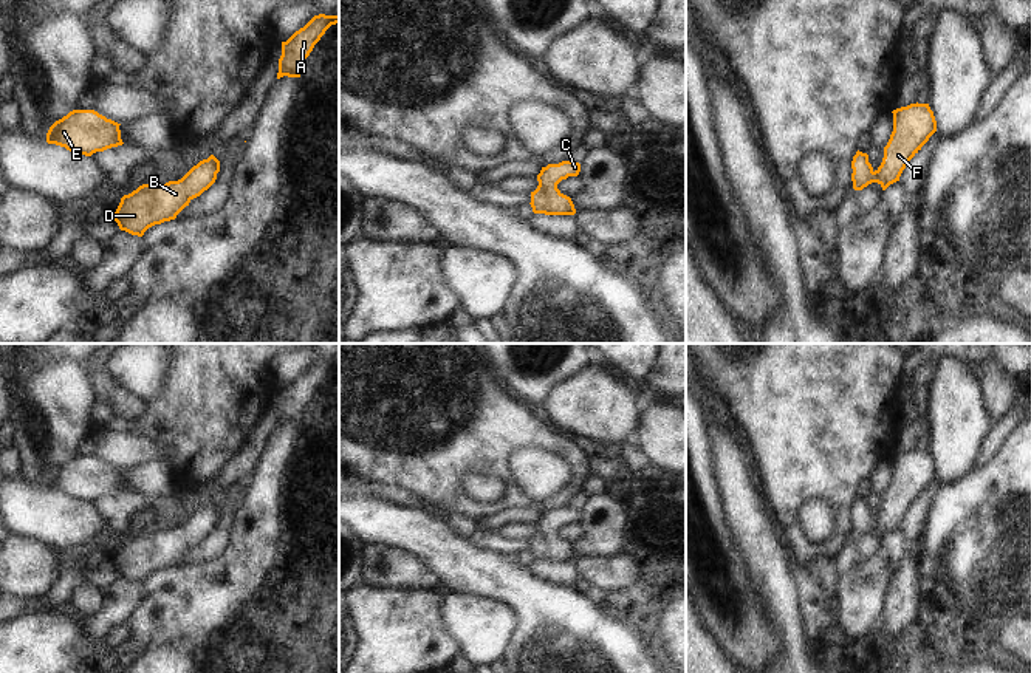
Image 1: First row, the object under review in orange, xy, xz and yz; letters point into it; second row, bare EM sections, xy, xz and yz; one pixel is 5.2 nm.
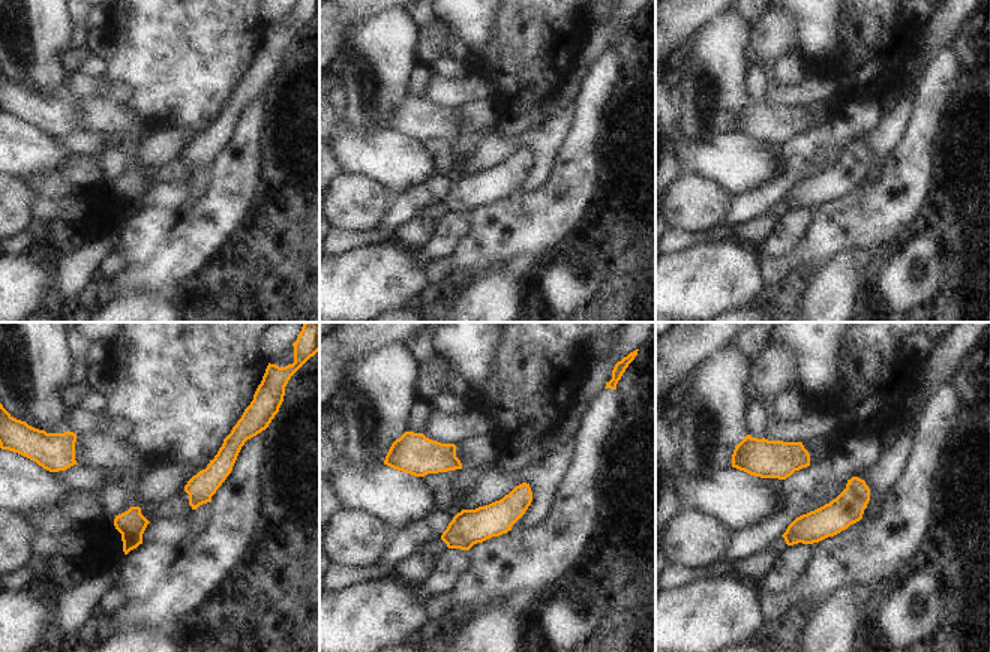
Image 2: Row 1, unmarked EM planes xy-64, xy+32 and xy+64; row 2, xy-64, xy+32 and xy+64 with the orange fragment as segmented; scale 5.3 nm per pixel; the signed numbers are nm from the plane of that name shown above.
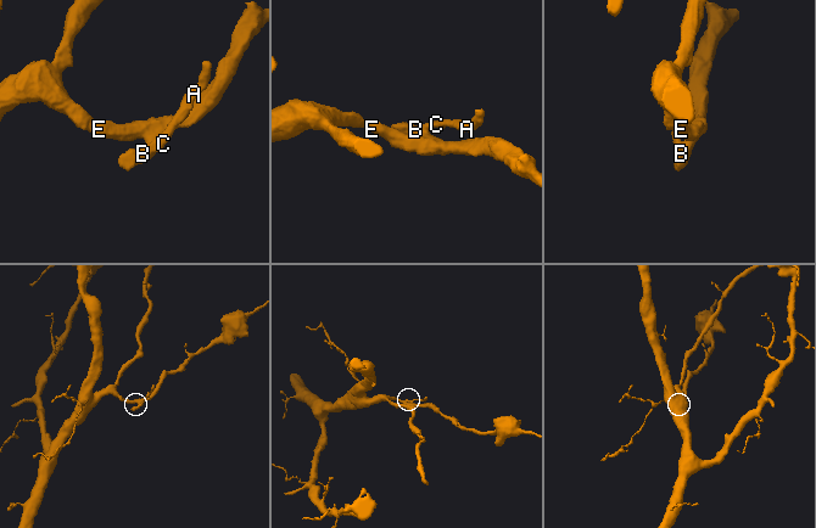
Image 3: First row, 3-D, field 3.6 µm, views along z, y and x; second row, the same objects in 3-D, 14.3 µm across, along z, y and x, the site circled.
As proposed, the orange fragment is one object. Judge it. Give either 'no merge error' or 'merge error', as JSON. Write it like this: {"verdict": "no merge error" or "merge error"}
{"verdict": "no merge error"}

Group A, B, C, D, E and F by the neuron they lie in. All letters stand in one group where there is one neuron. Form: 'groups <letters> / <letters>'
groups A B C D E F

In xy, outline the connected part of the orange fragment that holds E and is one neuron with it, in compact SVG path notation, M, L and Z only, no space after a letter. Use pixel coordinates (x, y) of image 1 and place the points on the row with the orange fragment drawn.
M73 110L50 127L46 142L91 156L124 144L119 125L94 110Z

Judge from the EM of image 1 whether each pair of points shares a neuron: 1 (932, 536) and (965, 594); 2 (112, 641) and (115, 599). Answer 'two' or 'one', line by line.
1: one
2: two

